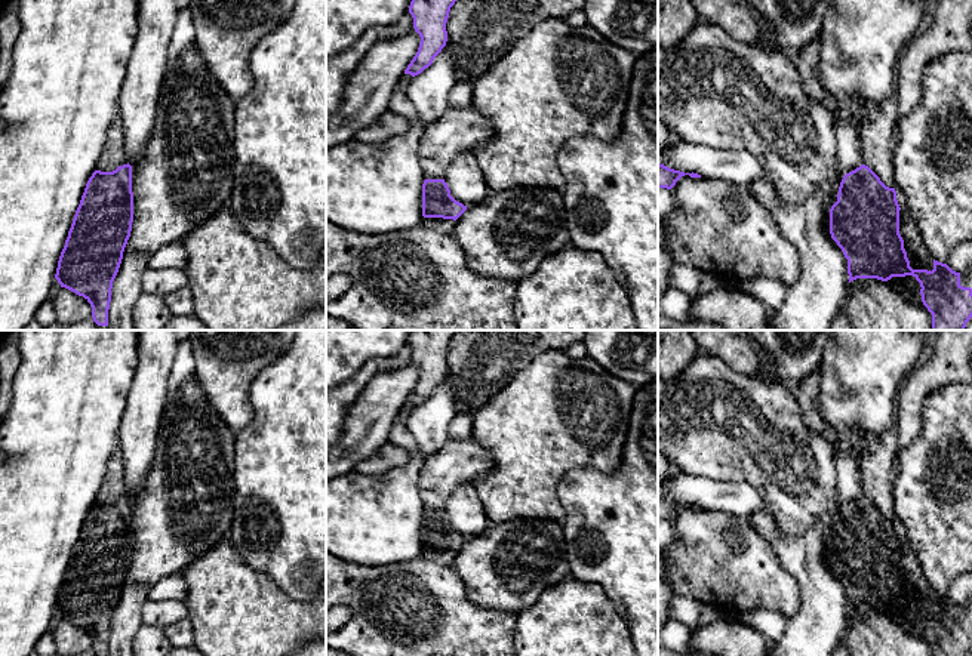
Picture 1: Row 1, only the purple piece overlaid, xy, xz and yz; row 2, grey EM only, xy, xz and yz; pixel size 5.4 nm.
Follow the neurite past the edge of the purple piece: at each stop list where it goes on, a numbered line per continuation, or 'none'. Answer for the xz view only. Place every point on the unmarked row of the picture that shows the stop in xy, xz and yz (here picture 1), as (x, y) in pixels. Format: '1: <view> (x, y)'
1: xz (442, 557)

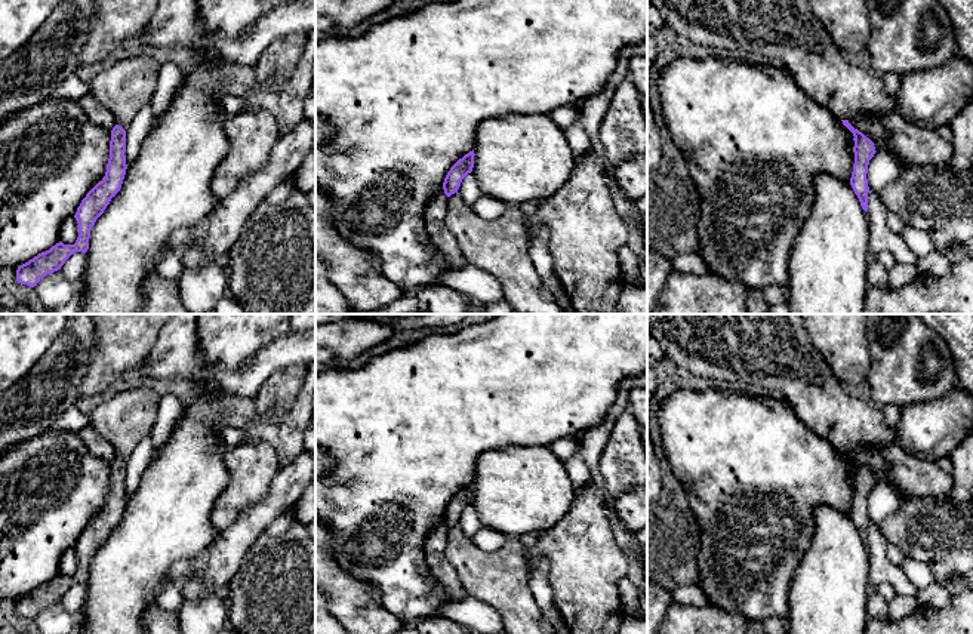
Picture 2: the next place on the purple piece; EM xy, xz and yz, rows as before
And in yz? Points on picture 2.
none

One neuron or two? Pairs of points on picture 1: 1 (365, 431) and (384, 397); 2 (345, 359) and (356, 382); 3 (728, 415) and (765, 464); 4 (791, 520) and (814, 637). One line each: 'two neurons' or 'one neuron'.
1: one neuron
2: two neurons
3: one neuron
4: two neurons

